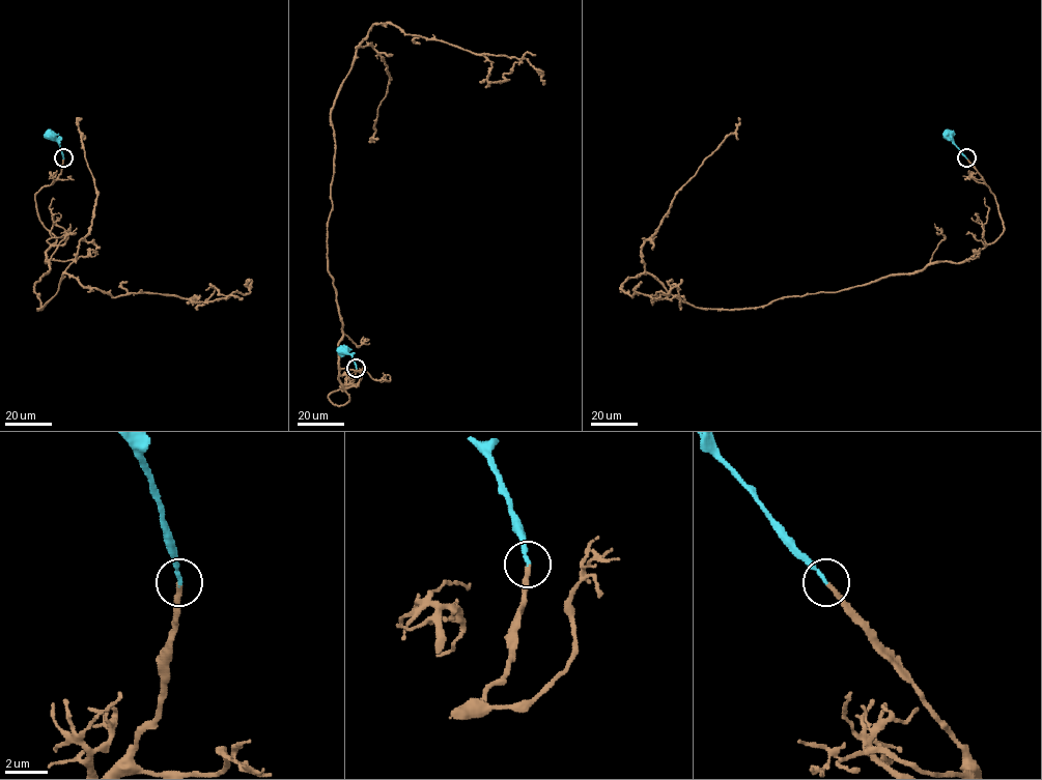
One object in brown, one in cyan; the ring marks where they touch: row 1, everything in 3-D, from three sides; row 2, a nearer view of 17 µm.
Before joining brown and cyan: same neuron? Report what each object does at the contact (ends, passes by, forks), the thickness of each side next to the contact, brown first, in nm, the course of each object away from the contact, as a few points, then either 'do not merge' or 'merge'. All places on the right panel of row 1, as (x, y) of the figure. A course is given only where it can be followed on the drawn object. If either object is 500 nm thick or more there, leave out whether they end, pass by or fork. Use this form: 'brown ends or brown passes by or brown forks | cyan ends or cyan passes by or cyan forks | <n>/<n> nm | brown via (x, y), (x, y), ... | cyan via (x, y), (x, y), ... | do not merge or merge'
brown ends | cyan ends | 190/180 nm | brown via (966, 159), (1004, 232), (970, 257), (752, 308), (621, 285), (652, 302), (674, 284), (681, 308) | cyan via (966, 159), (948, 135) | merge

